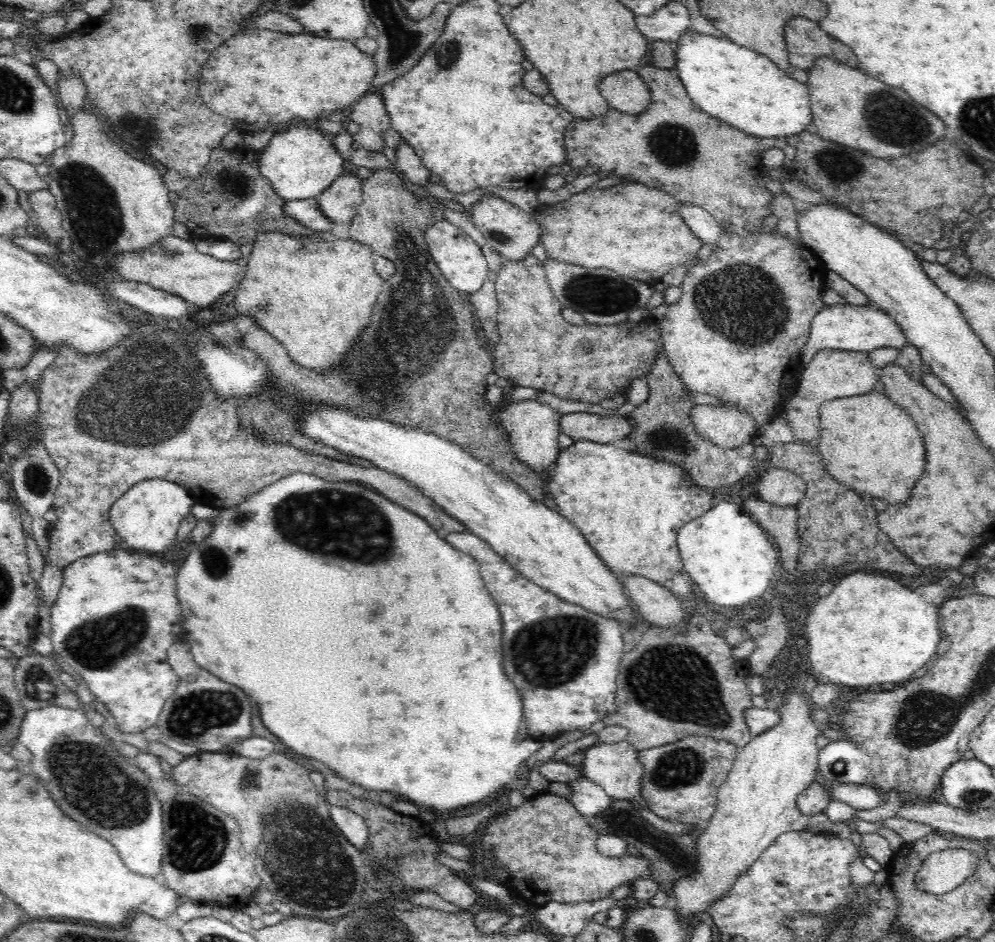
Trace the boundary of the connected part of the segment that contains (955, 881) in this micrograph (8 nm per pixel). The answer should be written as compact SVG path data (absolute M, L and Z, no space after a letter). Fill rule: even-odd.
M948 848L932 853L924 861L914 885L935 895L958 889L979 866L978 855L964 848Z

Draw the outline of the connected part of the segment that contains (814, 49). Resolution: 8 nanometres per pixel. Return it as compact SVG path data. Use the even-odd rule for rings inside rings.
M796 16L786 22L784 40L791 69L800 68L808 72L820 56L831 56L848 66L858 66L858 58L850 48L830 38L818 22L808 20L805 16Z

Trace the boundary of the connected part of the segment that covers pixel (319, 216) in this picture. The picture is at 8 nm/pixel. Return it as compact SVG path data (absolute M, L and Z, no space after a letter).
M317 197L286 201L283 211L313 231L331 232L334 226L334 222L321 211Z

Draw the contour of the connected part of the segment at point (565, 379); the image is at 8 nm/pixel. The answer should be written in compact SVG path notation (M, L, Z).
M530 253L524 260L520 260L520 262L512 262L511 260L507 260L504 268L501 269L497 279L495 280L495 291L498 299L498 331L500 336L500 342L496 343L496 348L493 352L493 370L498 373L502 378L514 380L518 387L530 387L536 389L538 392L552 392L565 400L576 400L576 401L586 401L592 404L598 404L600 400L607 400L614 397L616 394L628 395L630 391L630 387L632 386L632 382L636 380L636 378L646 378L648 372L652 370L654 364L657 362L657 353L663 350L663 346L661 344L660 337L660 328L659 321L654 319L652 316L644 319L640 322L629 322L624 321L614 325L602 325L602 324L582 324L582 326L576 327L575 325L566 323L564 320L562 309L562 303L555 297L553 290L550 288L546 271L545 271L545 263L538 260L538 258L534 257L532 253Z

